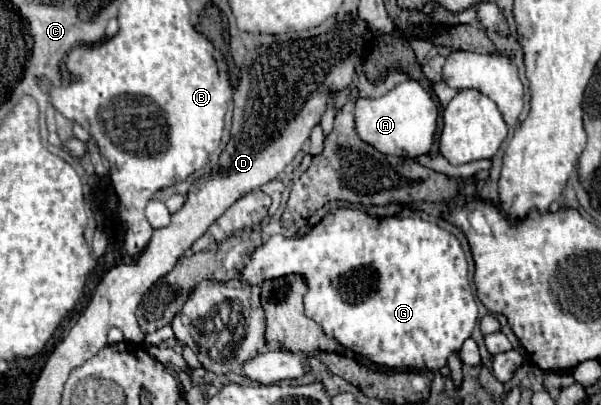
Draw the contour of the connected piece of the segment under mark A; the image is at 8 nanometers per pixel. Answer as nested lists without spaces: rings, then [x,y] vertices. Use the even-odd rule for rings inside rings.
[[[412,79],[400,83],[380,99],[358,99],[356,103],[356,127],[360,139],[386,155],[416,159],[430,153],[436,119],[438,107],[434,105],[432,97]]]

